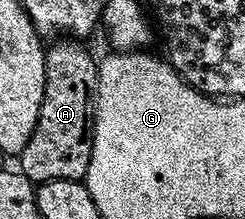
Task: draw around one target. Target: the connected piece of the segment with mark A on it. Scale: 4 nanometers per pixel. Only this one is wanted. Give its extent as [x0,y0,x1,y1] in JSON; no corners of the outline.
[20,38,99,185]

